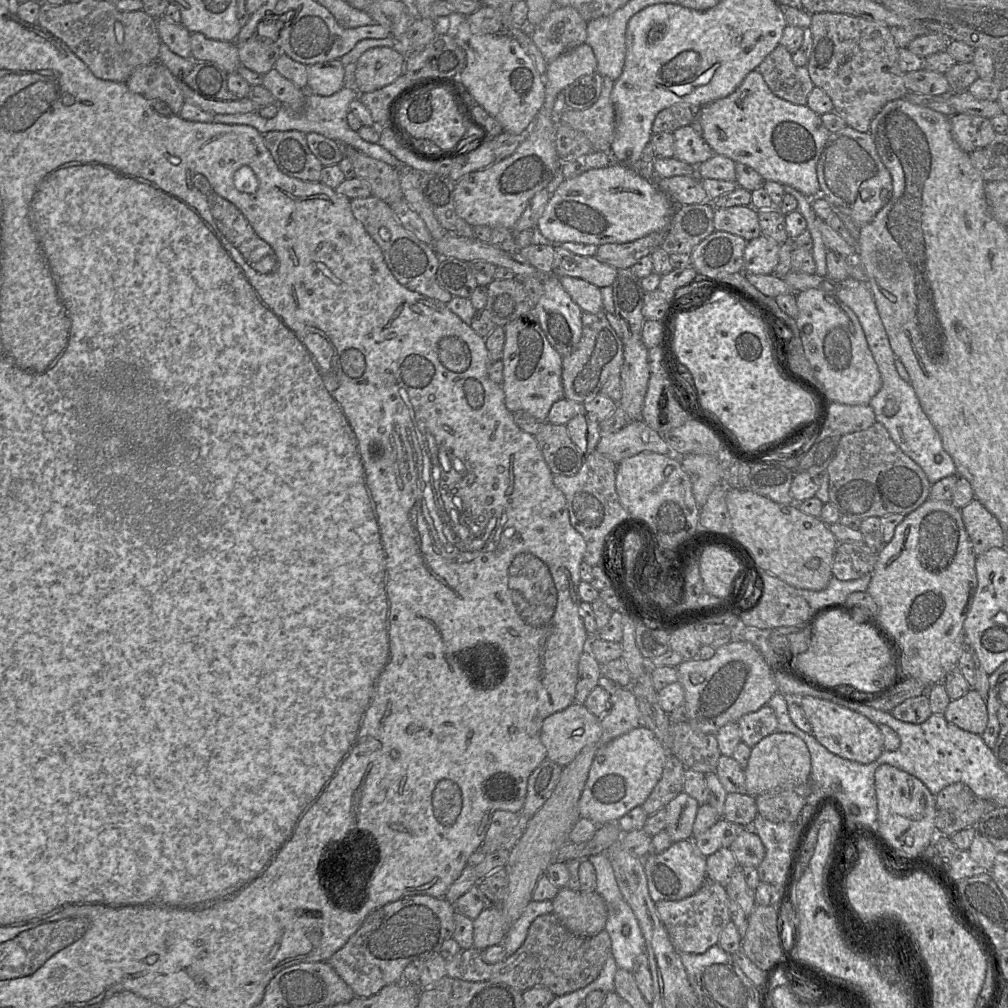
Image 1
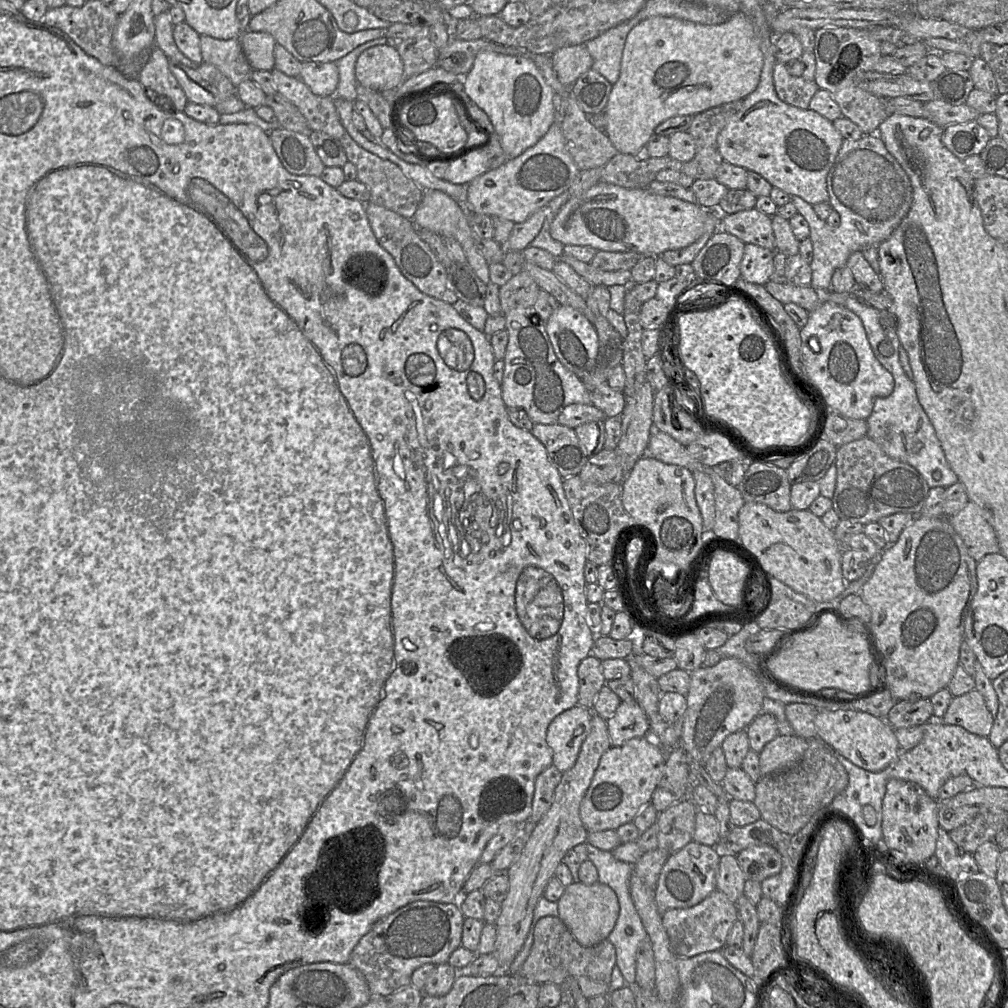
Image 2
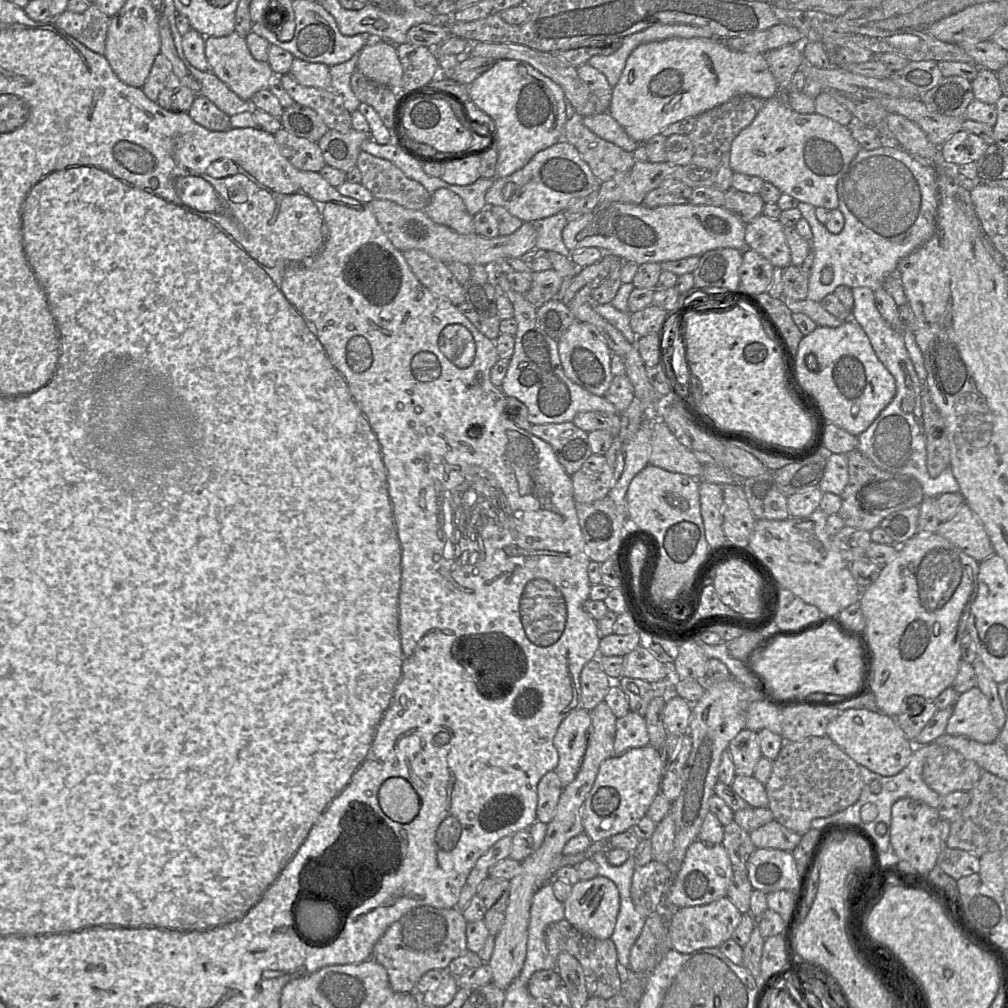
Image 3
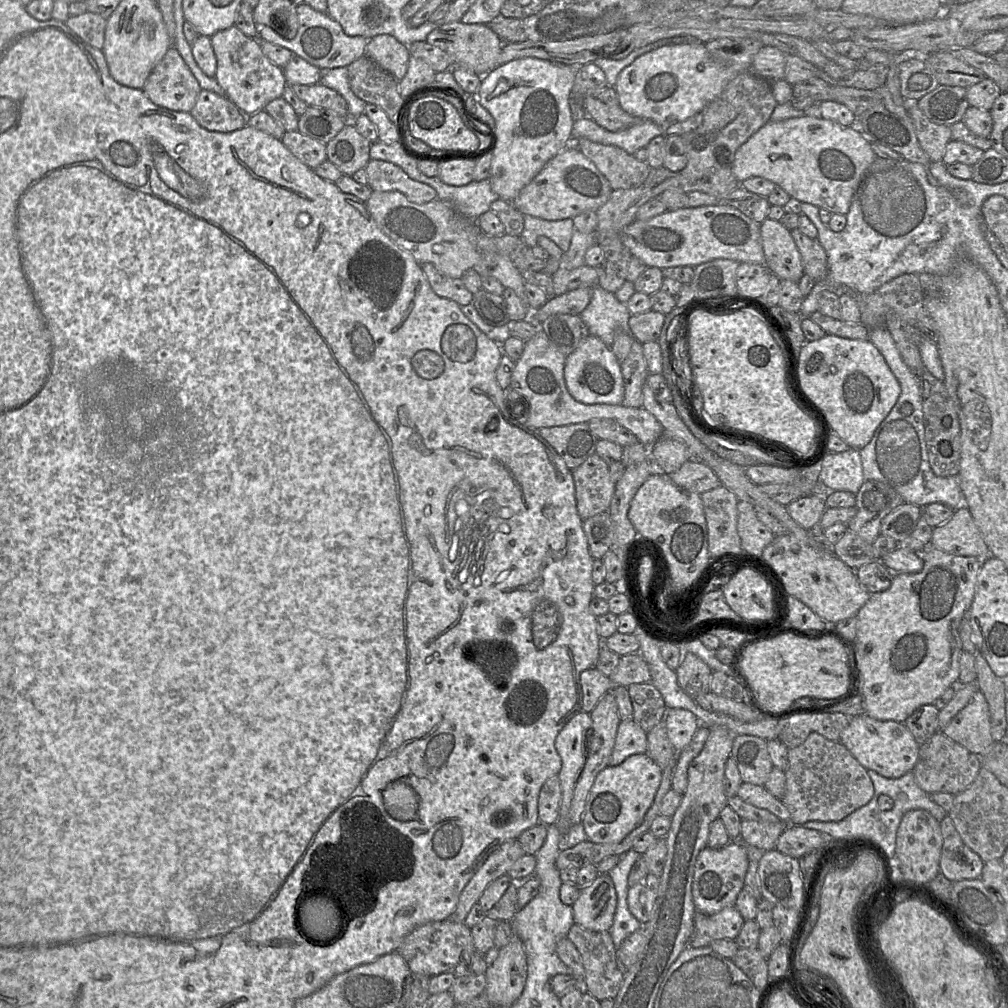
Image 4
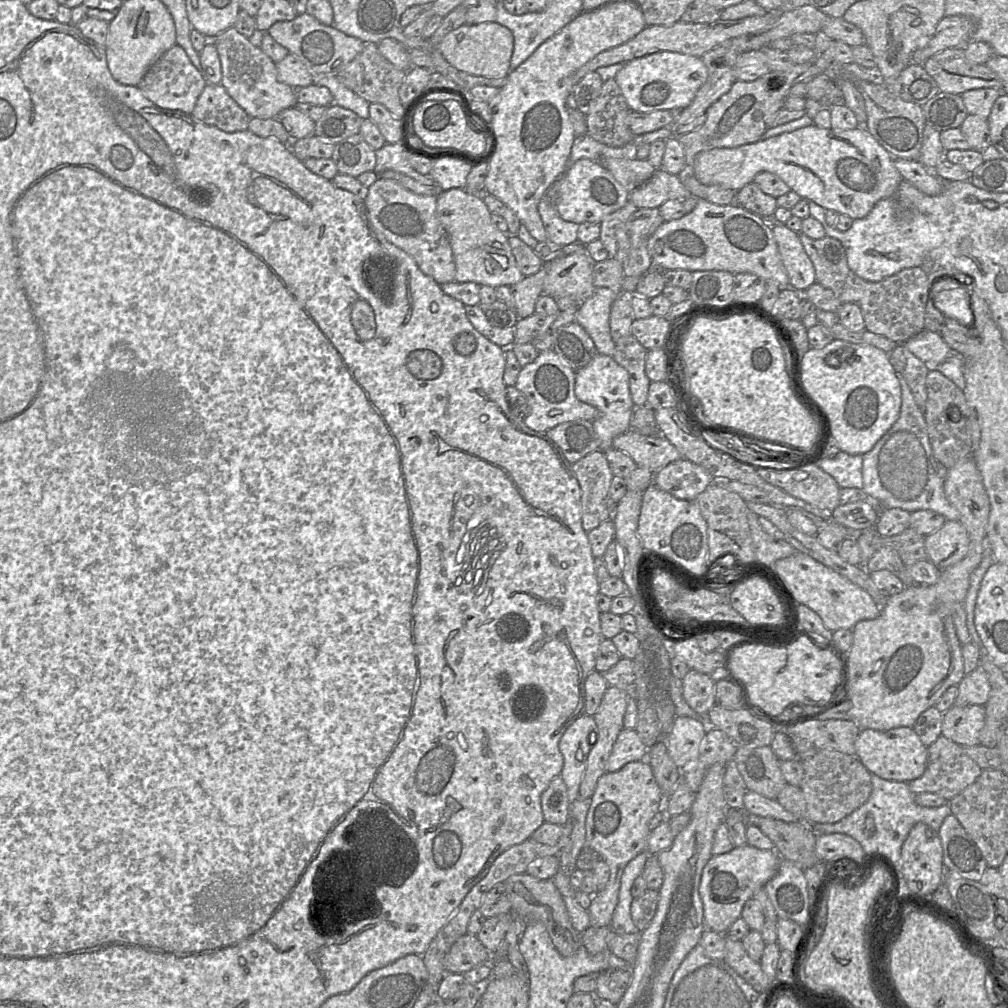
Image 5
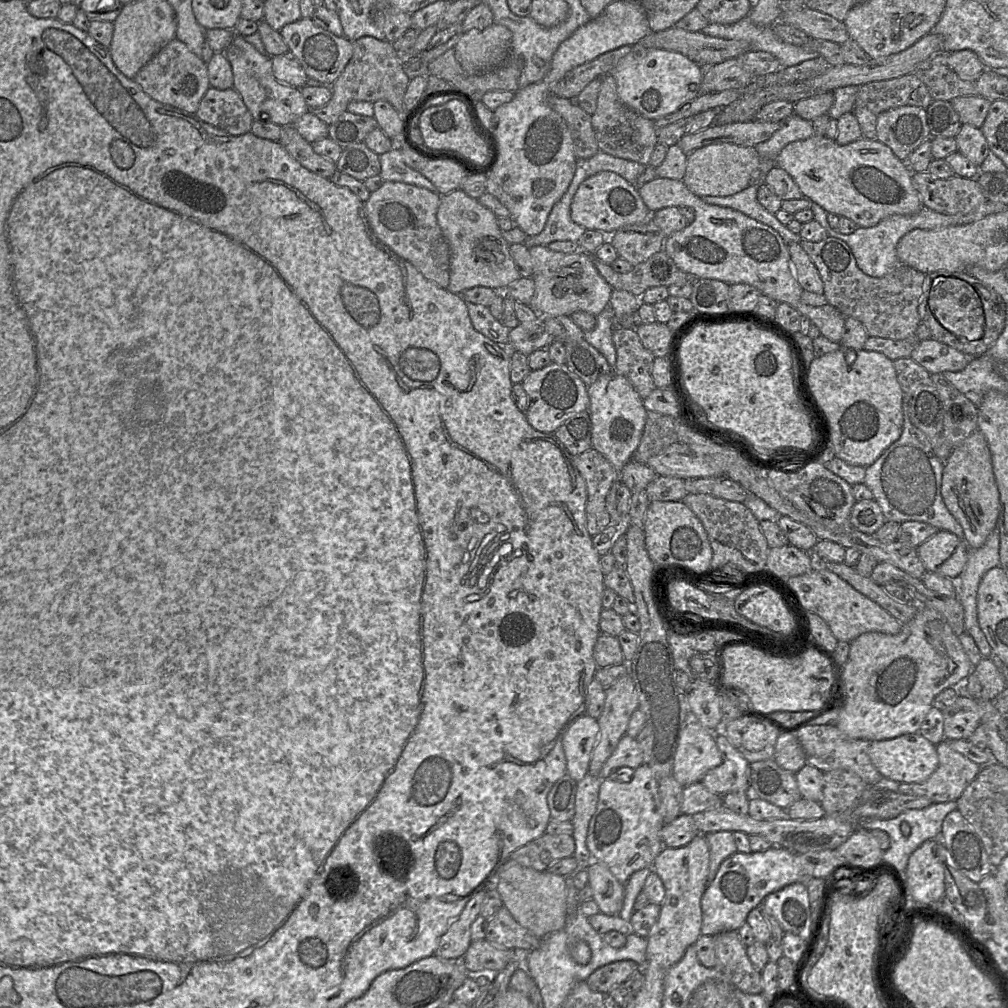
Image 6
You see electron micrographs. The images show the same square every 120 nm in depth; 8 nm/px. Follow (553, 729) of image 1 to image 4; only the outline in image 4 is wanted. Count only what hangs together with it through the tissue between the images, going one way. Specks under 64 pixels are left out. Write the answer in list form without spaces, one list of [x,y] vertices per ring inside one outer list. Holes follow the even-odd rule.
[[[580,711],[575,714],[561,729],[555,739],[555,748],[561,757],[562,766],[558,773],[561,784],[562,798],[559,817],[555,825],[560,838],[564,838],[571,825],[570,805],[575,784],[583,770],[589,751],[589,737],[594,733],[590,714]]]

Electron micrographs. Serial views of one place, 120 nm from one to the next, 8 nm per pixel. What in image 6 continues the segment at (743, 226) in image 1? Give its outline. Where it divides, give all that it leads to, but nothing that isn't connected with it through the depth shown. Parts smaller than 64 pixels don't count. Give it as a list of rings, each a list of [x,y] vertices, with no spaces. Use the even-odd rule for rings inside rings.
[[[787,243],[796,280],[805,291],[824,294],[824,286],[816,266],[800,243]]]

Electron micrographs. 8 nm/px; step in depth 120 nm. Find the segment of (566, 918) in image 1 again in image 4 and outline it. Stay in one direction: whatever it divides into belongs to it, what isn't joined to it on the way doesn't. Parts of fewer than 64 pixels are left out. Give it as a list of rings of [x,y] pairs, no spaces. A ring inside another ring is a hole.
[[[599,874],[587,887],[580,890],[580,896],[572,905],[575,924],[591,931],[610,931],[617,907],[617,894],[612,879],[607,874]]]

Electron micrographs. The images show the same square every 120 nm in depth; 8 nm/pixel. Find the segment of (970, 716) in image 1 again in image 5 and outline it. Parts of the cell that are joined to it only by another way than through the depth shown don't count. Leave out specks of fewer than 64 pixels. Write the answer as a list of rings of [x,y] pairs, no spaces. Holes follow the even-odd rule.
[[[953,705],[942,716],[942,735],[962,747],[979,745],[980,732],[985,725],[985,706]]]

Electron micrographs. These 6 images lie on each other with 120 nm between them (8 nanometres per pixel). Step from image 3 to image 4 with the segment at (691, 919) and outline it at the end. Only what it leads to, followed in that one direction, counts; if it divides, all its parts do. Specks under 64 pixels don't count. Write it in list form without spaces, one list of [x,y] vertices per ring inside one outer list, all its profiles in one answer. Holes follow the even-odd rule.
[[[728,906],[713,915],[696,912],[694,930],[688,946],[699,948],[717,939],[735,940],[745,920],[734,906]]]

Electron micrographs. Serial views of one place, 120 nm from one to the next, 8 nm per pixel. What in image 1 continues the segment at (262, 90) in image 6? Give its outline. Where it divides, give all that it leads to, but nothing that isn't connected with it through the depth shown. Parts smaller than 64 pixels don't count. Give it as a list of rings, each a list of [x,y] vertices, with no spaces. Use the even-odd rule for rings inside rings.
[[[194,32],[190,35],[190,48],[193,60],[214,62],[228,74],[237,72],[241,66],[238,47],[234,42],[213,40]]]

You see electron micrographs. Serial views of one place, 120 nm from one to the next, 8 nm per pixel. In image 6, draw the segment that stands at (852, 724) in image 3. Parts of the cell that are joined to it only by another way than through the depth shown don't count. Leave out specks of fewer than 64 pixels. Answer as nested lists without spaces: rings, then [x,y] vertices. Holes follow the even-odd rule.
[[[910,733],[893,739],[872,741],[868,755],[880,774],[898,783],[923,783],[936,770],[938,755],[936,745],[919,733]]]

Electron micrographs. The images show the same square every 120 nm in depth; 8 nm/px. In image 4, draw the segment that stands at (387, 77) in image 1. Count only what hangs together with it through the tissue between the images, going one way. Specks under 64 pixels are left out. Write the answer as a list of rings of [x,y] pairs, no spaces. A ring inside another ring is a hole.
[[[389,34],[378,35],[370,39],[365,55],[382,69],[390,72],[398,81],[406,75],[411,56],[409,47]]]

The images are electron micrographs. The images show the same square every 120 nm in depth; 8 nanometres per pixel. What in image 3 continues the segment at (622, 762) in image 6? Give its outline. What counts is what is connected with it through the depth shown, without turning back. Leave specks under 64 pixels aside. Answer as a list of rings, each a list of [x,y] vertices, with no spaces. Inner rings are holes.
[[[629,711],[616,720],[614,740],[614,756],[620,756],[631,748],[649,745],[649,735],[644,717],[636,712]]]

